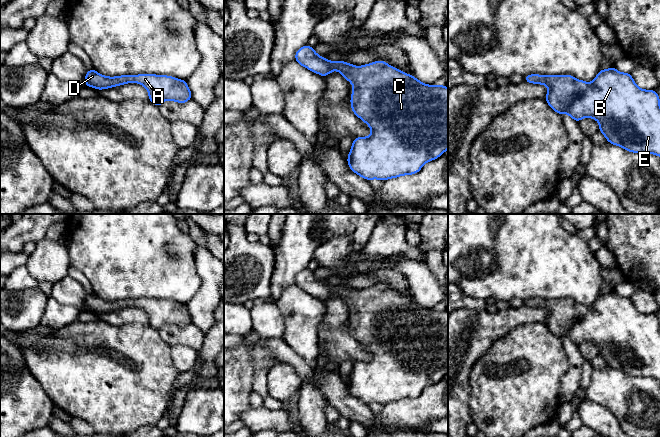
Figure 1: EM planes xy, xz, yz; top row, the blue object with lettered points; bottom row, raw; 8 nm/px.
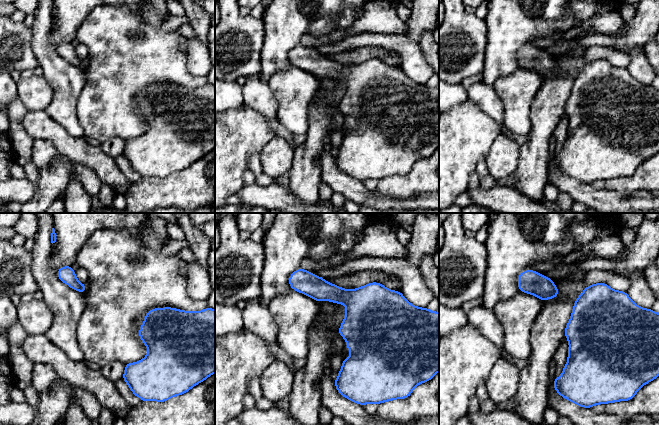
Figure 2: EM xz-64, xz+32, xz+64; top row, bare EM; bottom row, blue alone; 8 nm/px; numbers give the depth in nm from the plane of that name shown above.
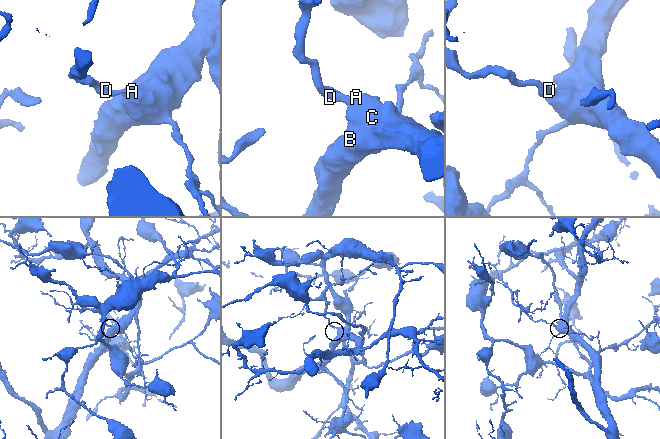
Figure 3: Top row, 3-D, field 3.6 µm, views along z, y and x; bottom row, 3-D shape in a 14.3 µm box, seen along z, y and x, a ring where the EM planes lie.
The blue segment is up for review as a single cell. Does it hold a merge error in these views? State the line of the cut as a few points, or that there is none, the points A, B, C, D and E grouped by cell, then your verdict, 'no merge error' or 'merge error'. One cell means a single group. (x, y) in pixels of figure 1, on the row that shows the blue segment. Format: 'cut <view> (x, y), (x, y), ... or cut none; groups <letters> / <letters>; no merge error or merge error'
cut none; groups A B C D E; no merge error

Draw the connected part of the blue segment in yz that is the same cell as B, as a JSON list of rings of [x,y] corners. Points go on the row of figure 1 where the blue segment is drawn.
[[[615,67],[600,70],[591,83],[577,80],[572,75],[537,75],[525,76],[524,81],[534,84],[543,84],[548,88],[544,98],[549,106],[561,116],[568,113],[577,123],[584,117],[598,121],[599,131],[613,145],[620,146],[633,153],[650,153],[660,157],[660,97],[655,90],[639,88],[630,73],[618,72]]]

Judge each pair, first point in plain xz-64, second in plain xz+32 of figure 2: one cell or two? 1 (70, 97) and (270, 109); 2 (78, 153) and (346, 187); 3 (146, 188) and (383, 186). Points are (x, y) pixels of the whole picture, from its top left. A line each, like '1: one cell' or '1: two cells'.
1: two cells
2: one cell
3: one cell

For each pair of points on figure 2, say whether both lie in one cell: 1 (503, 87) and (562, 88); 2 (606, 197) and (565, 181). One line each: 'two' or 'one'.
1: two
2: one

